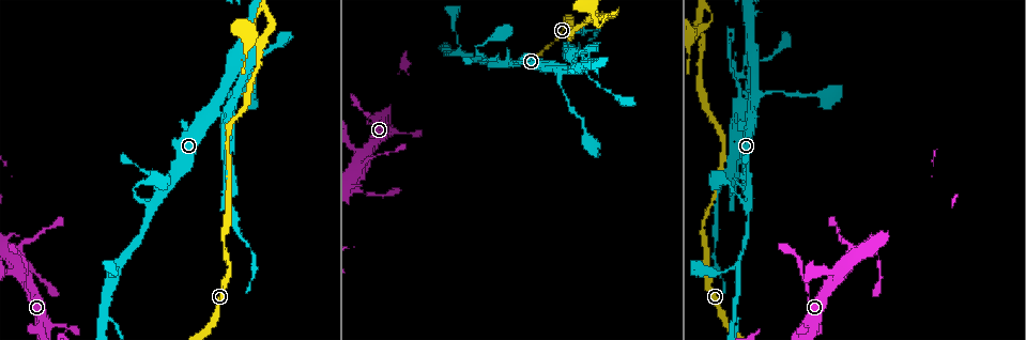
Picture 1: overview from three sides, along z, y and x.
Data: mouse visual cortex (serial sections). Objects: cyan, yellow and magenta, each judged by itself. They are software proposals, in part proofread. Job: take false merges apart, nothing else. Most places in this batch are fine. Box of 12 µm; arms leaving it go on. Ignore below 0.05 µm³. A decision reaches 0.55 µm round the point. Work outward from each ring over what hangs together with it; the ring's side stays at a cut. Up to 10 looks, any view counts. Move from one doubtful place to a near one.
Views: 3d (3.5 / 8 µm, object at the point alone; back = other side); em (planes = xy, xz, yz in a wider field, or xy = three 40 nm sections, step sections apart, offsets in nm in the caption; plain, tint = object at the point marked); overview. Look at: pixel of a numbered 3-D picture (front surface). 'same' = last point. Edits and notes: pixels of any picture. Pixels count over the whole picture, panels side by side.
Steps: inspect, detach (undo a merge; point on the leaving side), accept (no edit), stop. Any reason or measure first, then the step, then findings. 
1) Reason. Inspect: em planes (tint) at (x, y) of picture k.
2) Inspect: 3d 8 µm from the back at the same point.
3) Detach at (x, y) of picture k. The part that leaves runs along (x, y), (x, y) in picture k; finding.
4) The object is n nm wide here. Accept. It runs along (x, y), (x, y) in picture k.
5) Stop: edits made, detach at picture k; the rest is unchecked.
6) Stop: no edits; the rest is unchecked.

A narrow waist. Inspect: 3d 3.5 µm at (366, 192) of picture 1.

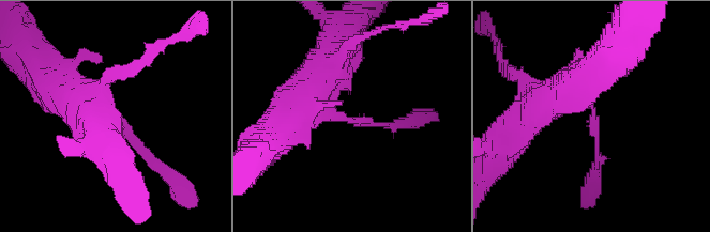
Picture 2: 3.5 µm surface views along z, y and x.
Inspect: em xy step 1 (tint) at (352, 121) of picture 2.

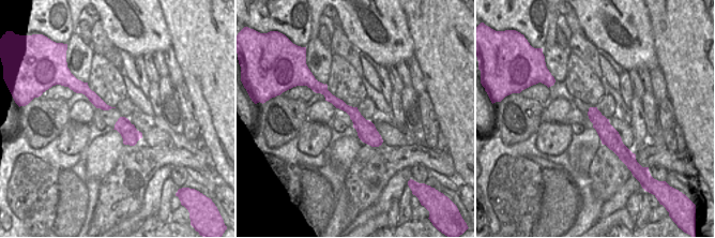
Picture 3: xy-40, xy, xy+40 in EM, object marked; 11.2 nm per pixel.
Inspect: em planes (tint) at the same point.

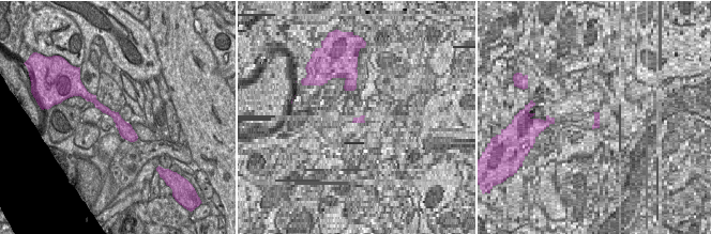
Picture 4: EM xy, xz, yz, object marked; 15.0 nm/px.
Accept. It runs along (91, 98), (110, 112), (134, 138) in picture 4; all the same cell.

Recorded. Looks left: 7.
Sharp bend. Inspect: 3d 3.5 µm at (476, 48) of picture 1.

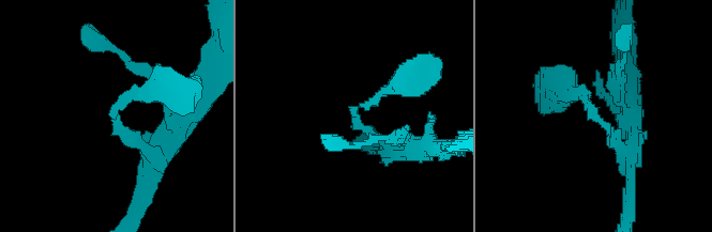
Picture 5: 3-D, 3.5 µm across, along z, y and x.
Shape alone is not enough. Inspect: em planes (tint) at (117, 117) of picture 5.

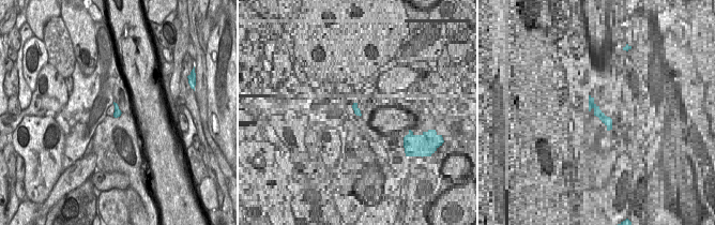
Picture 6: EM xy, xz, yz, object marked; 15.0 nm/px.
The object is 100 nm wide here. Accept. It runs along (632, 144), (561, 89) in picture 5; continuous, no second cell.

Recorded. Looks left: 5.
Three arms meet. Inspect: 3d 3.5 µm from the back at (107, 316) of picture 1.

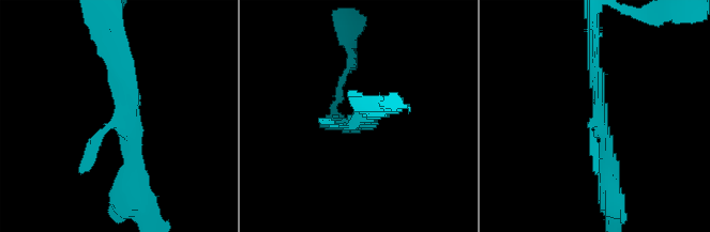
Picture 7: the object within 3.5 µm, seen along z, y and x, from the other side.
3 arms meet here; the arms are 100, 200, 250 nm wide. Inspect: em xy step 2 (tint) at (362, 121) of picture 7.

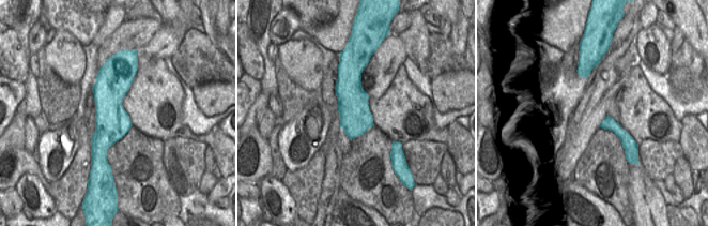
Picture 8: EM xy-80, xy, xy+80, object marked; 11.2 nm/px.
Another direction. Inspect: em xy step 3 (tint) at the same point.

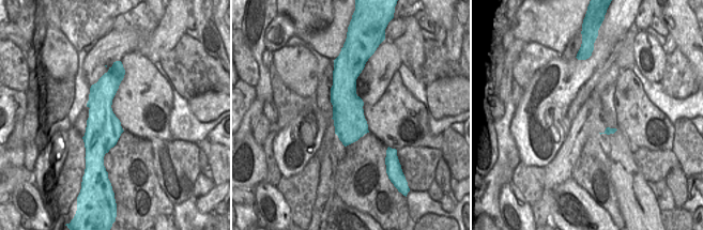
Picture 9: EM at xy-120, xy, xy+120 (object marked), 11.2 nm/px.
The object is 360 nm wide here. Accept. It runs along (115, 40), (131, 168), (144, 174) in picture 7; one cell here.

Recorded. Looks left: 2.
Stop: no edits; the rest is unchecked.

